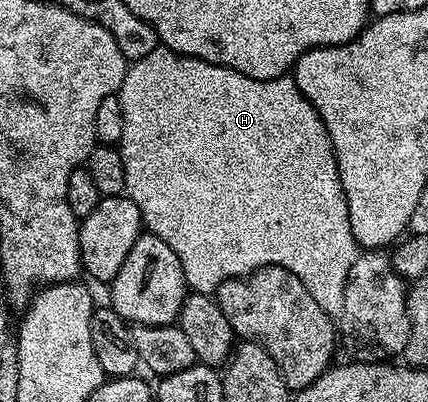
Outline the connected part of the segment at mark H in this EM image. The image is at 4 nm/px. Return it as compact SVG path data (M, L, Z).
M157 45L154 53L146 53L146 57L135 60L129 66L120 86L118 98L122 105L122 137L118 150L122 157L122 165L126 165L124 190L128 198L134 201L134 205L138 205L143 226L151 234L162 237L162 241L166 241L166 245L170 245L170 249L178 253L178 261L182 261L185 284L192 291L212 295L227 279L237 279L263 267L285 267L287 271L294 273L294 277L298 277L298 281L302 281L302 285L306 285L310 297L314 297L314 301L322 305L327 315L340 316L344 308L350 265L354 265L358 248L354 229L350 229L346 193L342 189L342 181L332 142L326 133L326 125L318 117L314 105L310 105L310 101L298 89L295 78L246 77L229 67L214 65L189 55L179 55L169 47Z

